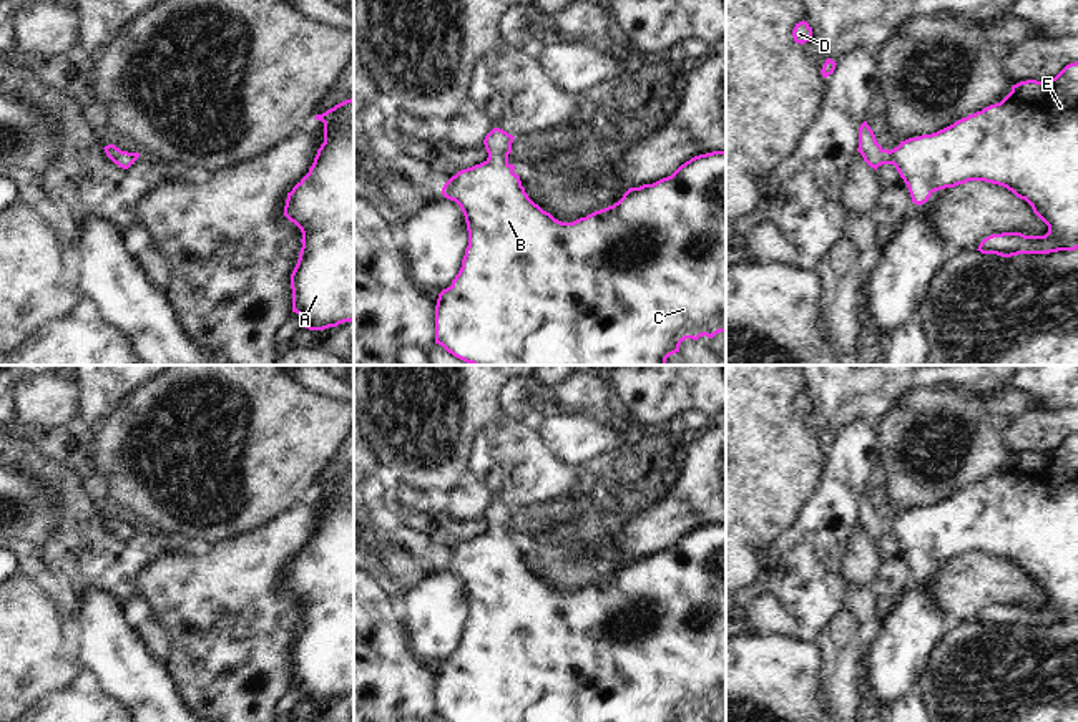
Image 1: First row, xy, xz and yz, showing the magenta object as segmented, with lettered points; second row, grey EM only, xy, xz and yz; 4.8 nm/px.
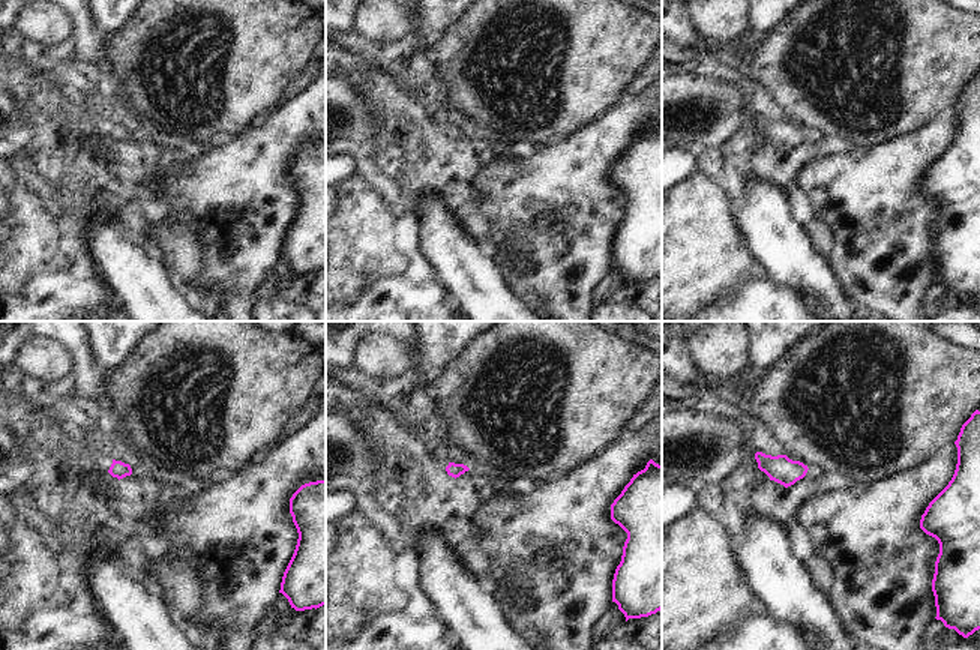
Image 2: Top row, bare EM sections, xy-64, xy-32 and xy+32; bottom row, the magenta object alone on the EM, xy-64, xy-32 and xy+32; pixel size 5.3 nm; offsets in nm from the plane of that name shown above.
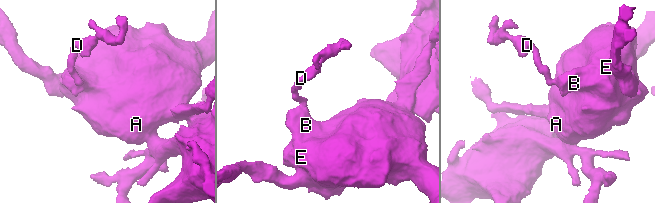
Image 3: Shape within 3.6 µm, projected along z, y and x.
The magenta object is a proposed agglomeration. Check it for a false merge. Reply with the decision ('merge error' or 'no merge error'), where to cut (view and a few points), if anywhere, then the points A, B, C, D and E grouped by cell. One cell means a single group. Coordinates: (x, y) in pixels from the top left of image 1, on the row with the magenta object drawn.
no merge error | no cut | A B C D E

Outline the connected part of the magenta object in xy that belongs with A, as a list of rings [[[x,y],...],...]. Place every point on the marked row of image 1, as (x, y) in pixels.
[[[354,98],[314,120],[324,123],[324,143],[309,173],[287,193],[284,216],[302,232],[291,274],[292,312],[306,329],[324,330],[354,320]]]

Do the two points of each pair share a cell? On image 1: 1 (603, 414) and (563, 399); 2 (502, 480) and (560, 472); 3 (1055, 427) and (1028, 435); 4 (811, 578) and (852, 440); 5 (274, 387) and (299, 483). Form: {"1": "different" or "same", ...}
{"1": "same", "2": "same", "3": "same", "4": "same", "5": "same"}

